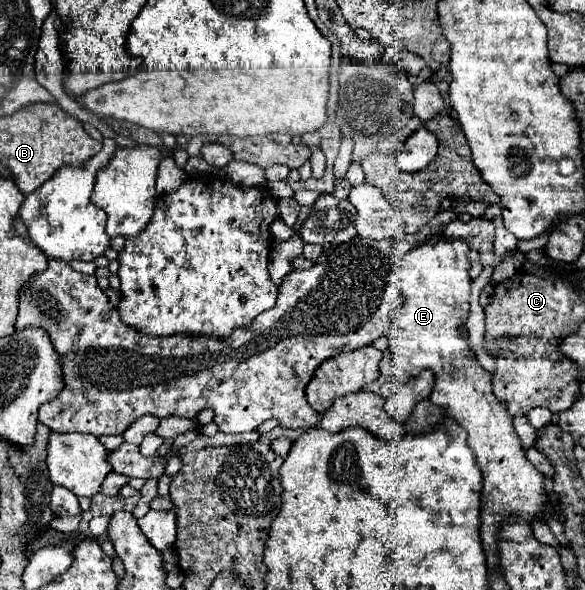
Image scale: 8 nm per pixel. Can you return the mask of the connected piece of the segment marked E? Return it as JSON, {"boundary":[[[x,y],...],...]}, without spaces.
{"boundary":[[[443,234],[437,236],[437,242],[421,244],[409,250],[399,266],[395,268],[395,278],[399,290],[405,296],[405,304],[391,312],[389,320],[389,350],[393,364],[405,368],[411,376],[417,376],[421,370],[429,368],[435,374],[435,388],[431,392],[431,402],[437,406],[447,408],[447,416],[453,416],[455,422],[469,434],[469,448],[475,454],[477,466],[483,472],[483,490],[481,490],[481,540],[487,554],[487,568],[497,568],[497,526],[509,514],[517,514],[525,520],[543,518],[541,506],[547,500],[543,490],[543,474],[531,466],[525,458],[525,450],[517,432],[513,430],[513,422],[507,410],[501,406],[497,396],[493,394],[491,374],[483,370],[483,366],[473,360],[473,354],[467,348],[467,342],[459,336],[459,328],[465,324],[469,314],[469,292],[471,292],[471,278],[469,278],[469,244],[463,238],[447,240]]]}

